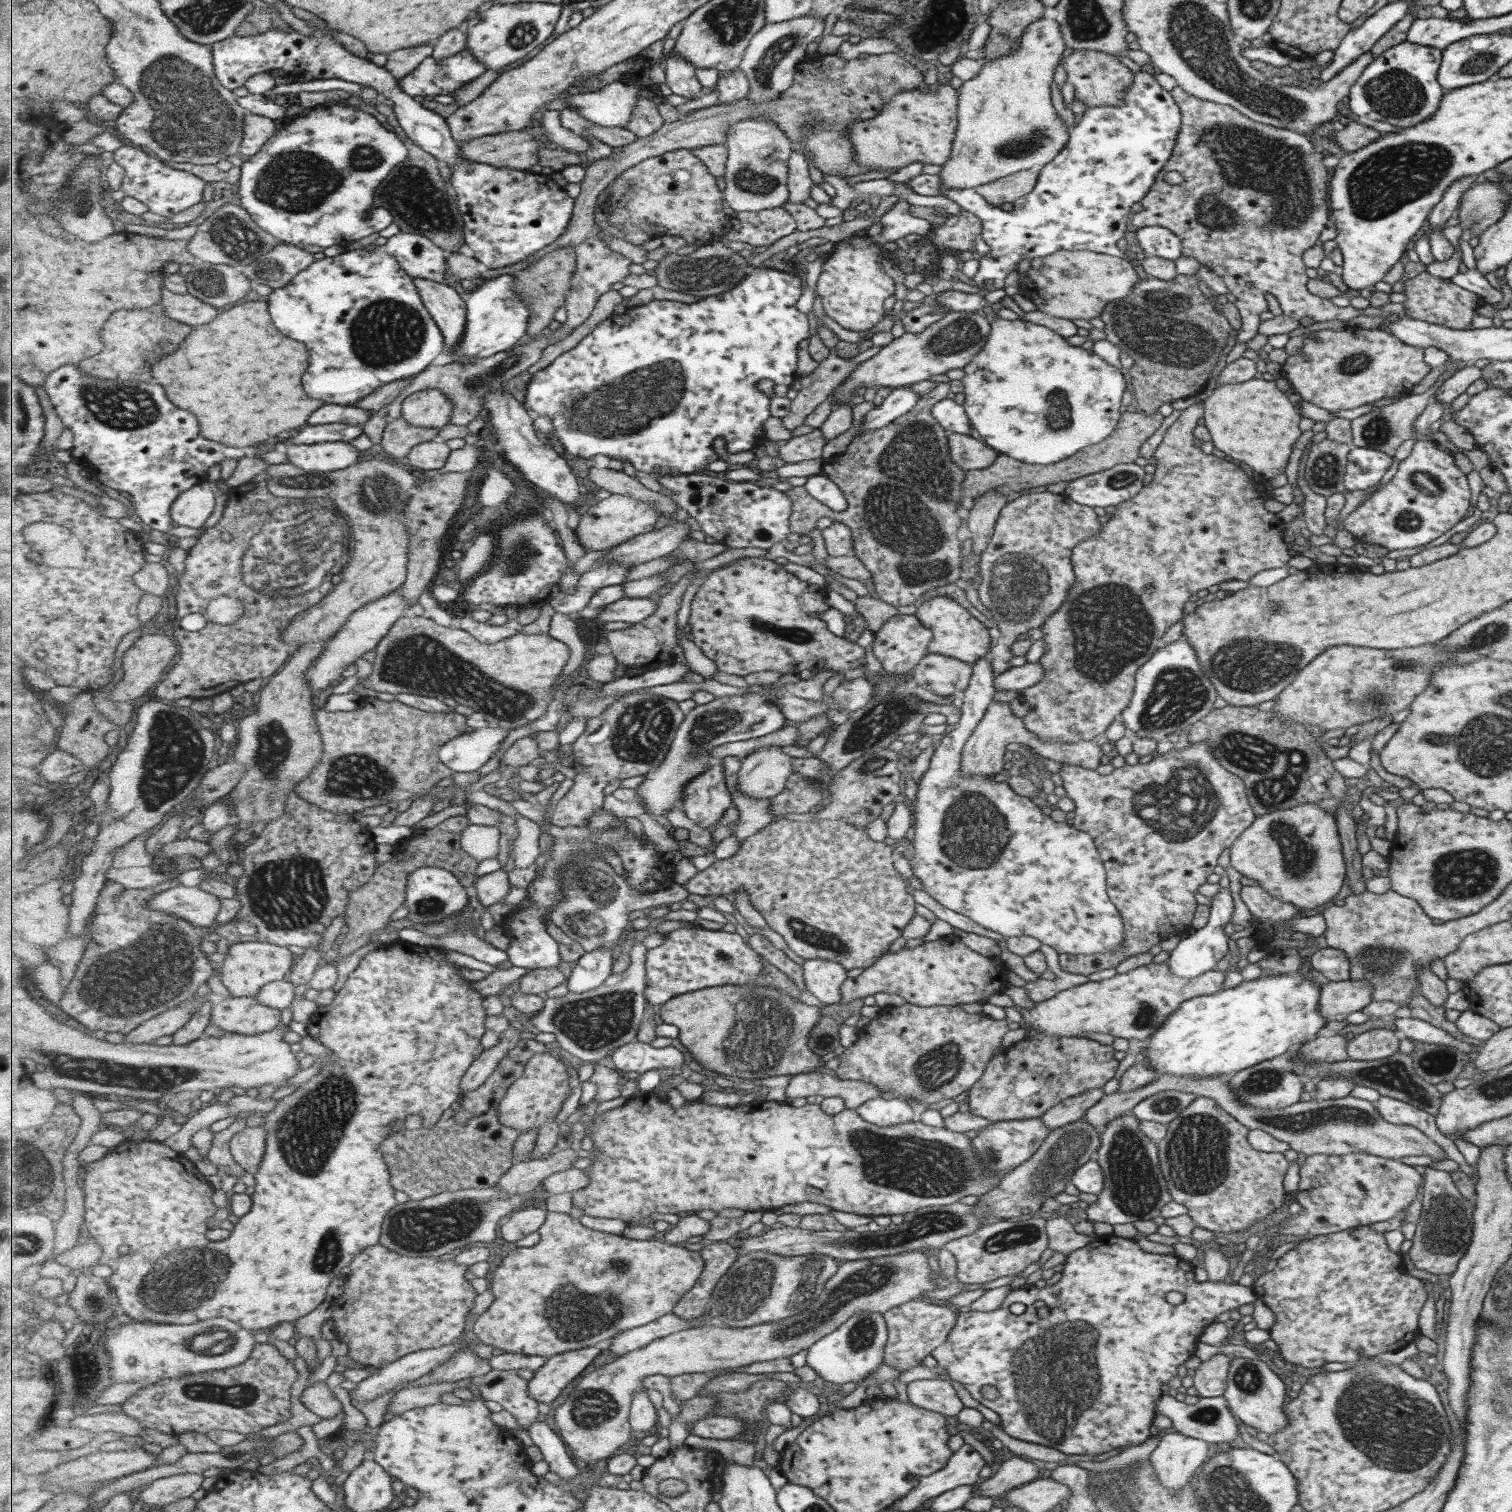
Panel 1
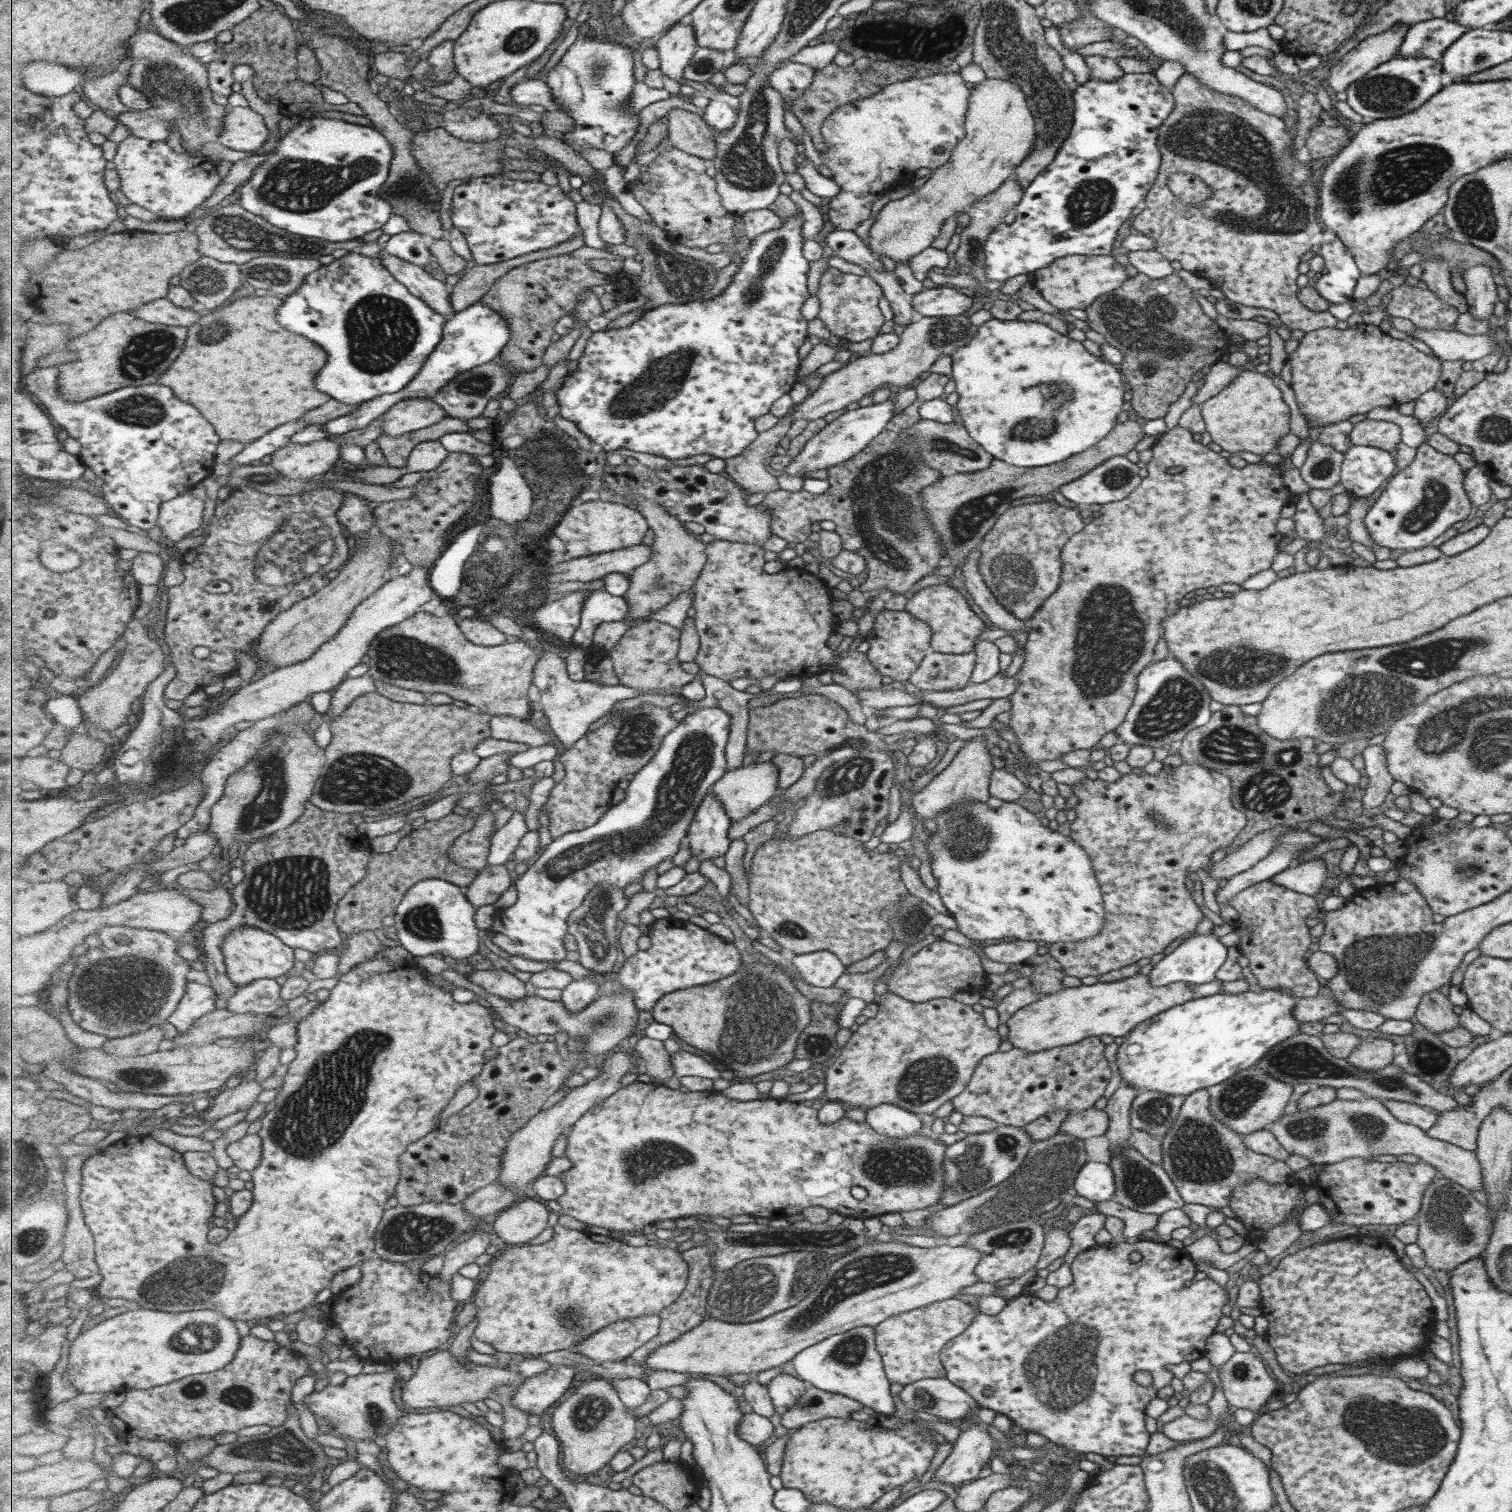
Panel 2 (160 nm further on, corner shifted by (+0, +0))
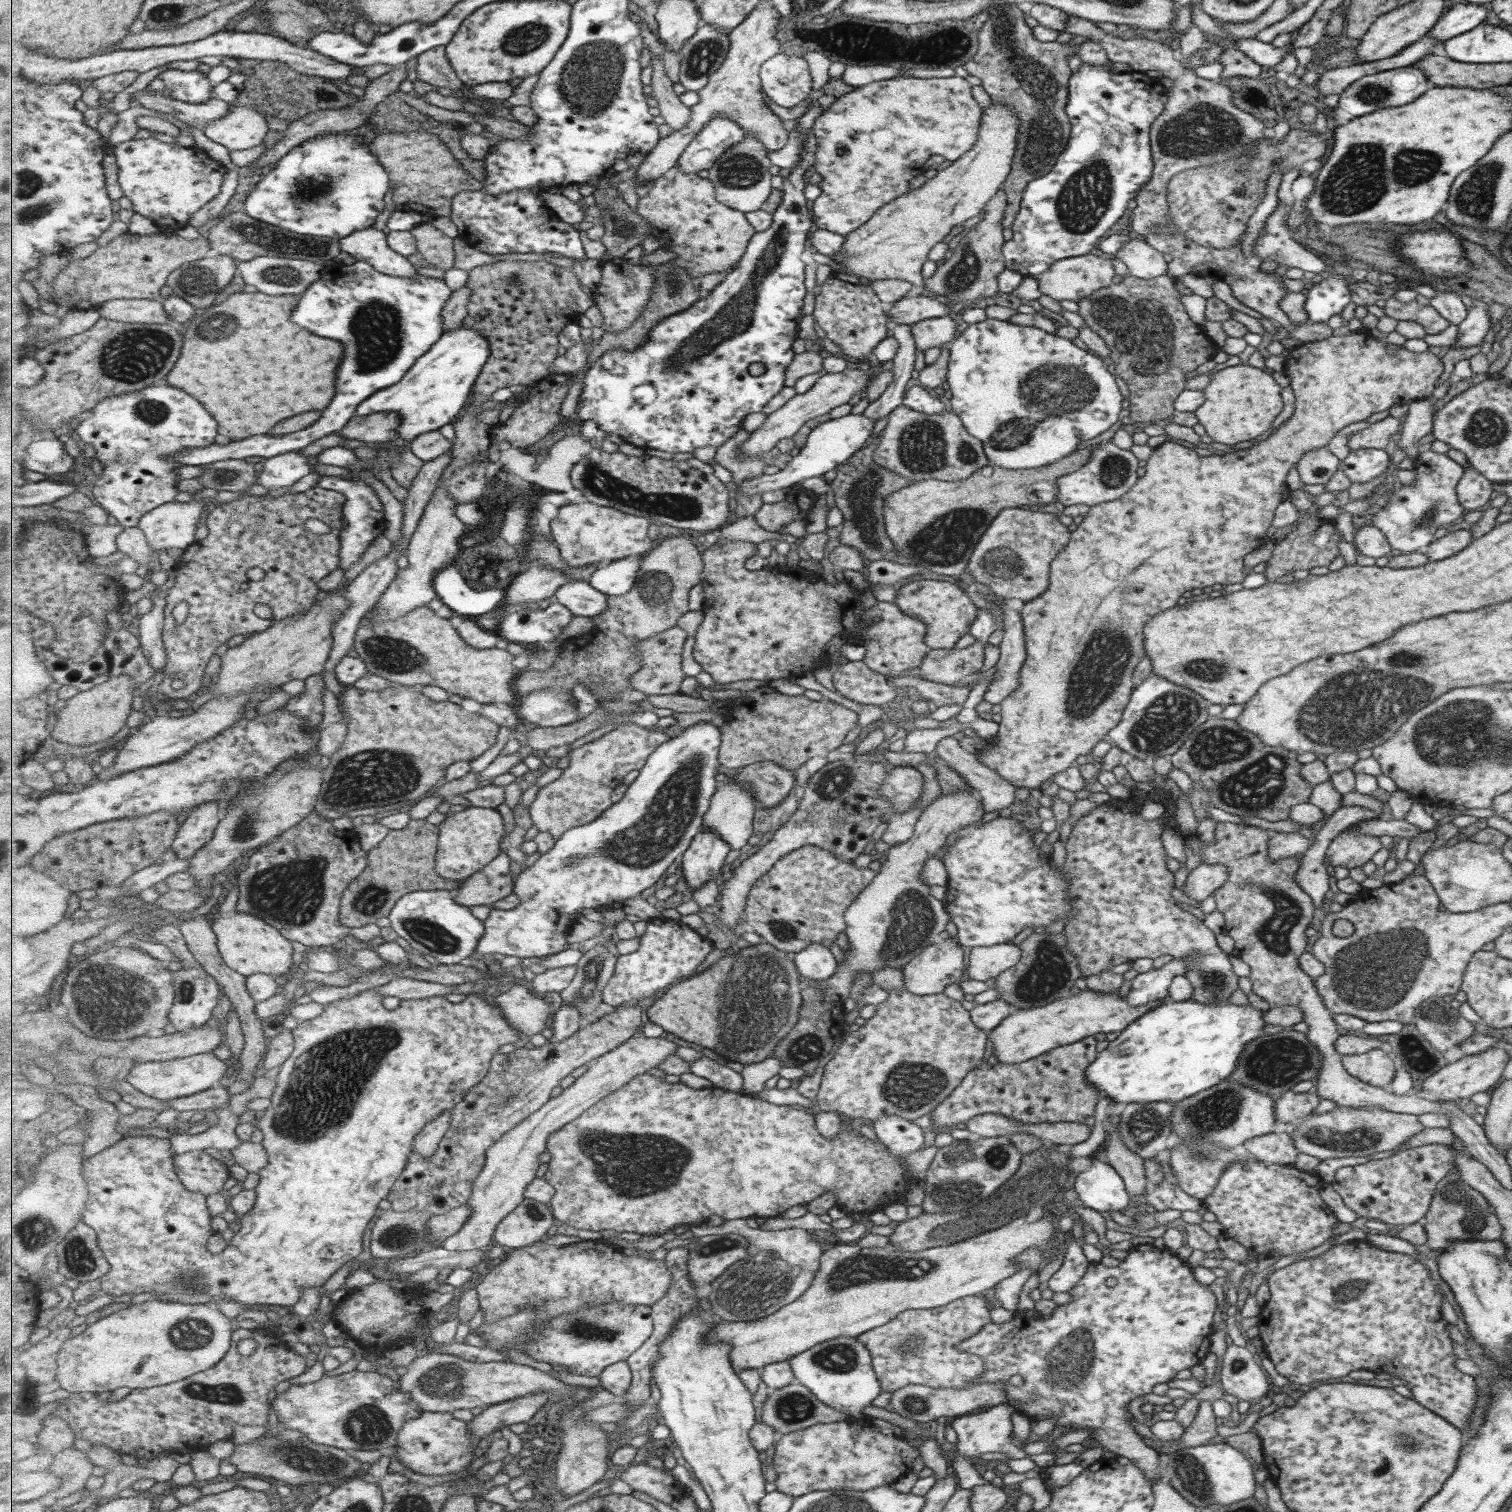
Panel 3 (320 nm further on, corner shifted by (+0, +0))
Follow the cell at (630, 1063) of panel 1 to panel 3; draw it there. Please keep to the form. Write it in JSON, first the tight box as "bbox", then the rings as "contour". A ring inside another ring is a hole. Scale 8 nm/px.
{"bbox":[691,1056,744,1092],"contour":[[[702,1056],[699,1060],[691,1062],[691,1072],[697,1076],[710,1080],[715,1087],[726,1089],[727,1091],[740,1092],[743,1088],[744,1076],[729,1068]]]}

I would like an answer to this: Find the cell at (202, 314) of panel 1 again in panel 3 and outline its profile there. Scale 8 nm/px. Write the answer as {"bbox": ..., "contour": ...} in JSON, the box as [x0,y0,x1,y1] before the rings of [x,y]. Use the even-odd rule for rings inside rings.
{"bbox":[97,300,171,324],"contour":[[[113,300],[97,310],[101,313],[102,318],[129,324],[171,323],[162,300]]]}

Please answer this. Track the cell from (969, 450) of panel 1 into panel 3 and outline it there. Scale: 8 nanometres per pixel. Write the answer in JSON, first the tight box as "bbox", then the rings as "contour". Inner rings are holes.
{"bbox":[873,405,988,483],"contour":[[[903,405],[897,406],[887,415],[887,423],[879,432],[877,446],[873,449],[873,462],[883,470],[890,471],[890,474],[908,478],[911,483],[929,479],[942,480],[945,483],[964,480],[978,468],[988,464],[987,457],[982,451],[981,441],[963,428],[956,414],[944,410],[937,414],[927,414]]]}

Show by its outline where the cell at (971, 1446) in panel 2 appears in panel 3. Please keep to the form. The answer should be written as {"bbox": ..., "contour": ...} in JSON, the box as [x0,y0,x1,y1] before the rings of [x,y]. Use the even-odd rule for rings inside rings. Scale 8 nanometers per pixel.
{"bbox":[948,1402,1056,1489],"contour":[[[1005,1402],[981,1408],[973,1413],[968,1413],[967,1415],[948,1421],[957,1437],[956,1450],[950,1456],[950,1460],[952,1461],[951,1467],[955,1473],[955,1477],[957,1477],[956,1486],[958,1489],[971,1489],[973,1486],[983,1486],[983,1484],[986,1483],[980,1476],[981,1471],[977,1472],[969,1461],[970,1458],[977,1458],[980,1454],[997,1452],[1005,1454],[1007,1459],[1028,1458],[1041,1469],[1049,1468],[1054,1465],[1056,1456],[1053,1453],[1027,1455],[1023,1451],[1023,1448],[1011,1444],[1012,1426],[1010,1416],[1014,1410],[1014,1407]]]}

